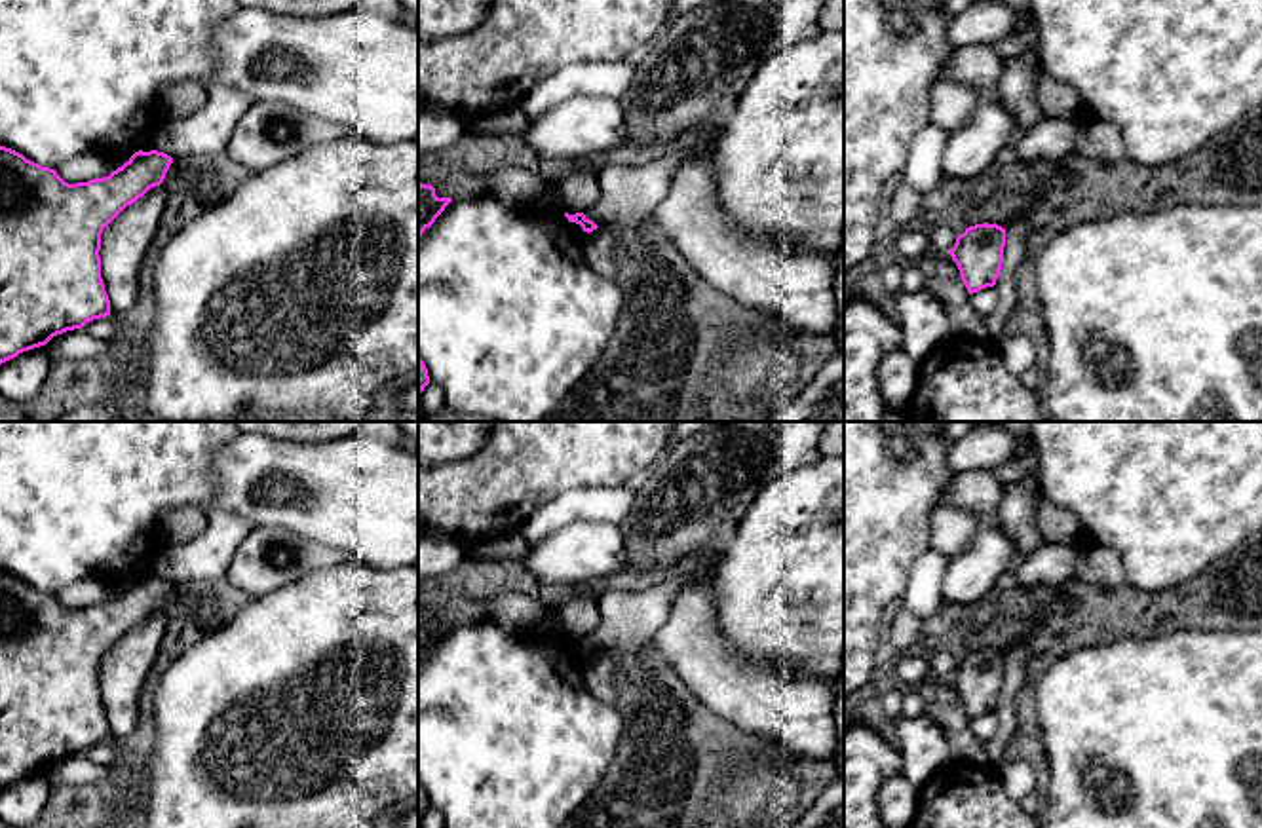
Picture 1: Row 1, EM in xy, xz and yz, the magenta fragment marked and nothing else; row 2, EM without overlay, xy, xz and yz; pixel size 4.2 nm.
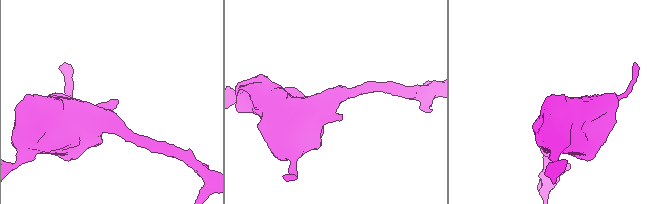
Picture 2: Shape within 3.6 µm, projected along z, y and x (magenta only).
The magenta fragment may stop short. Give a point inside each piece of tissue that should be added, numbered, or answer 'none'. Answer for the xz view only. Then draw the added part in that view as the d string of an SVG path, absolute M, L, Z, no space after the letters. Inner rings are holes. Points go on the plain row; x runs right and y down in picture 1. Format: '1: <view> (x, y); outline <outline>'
none

